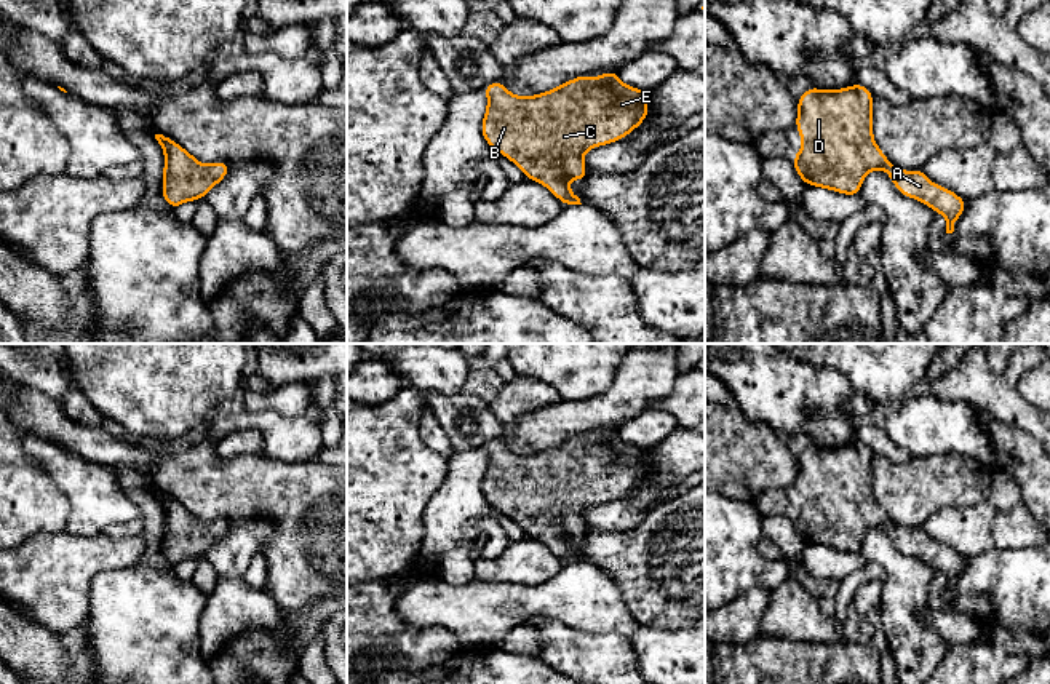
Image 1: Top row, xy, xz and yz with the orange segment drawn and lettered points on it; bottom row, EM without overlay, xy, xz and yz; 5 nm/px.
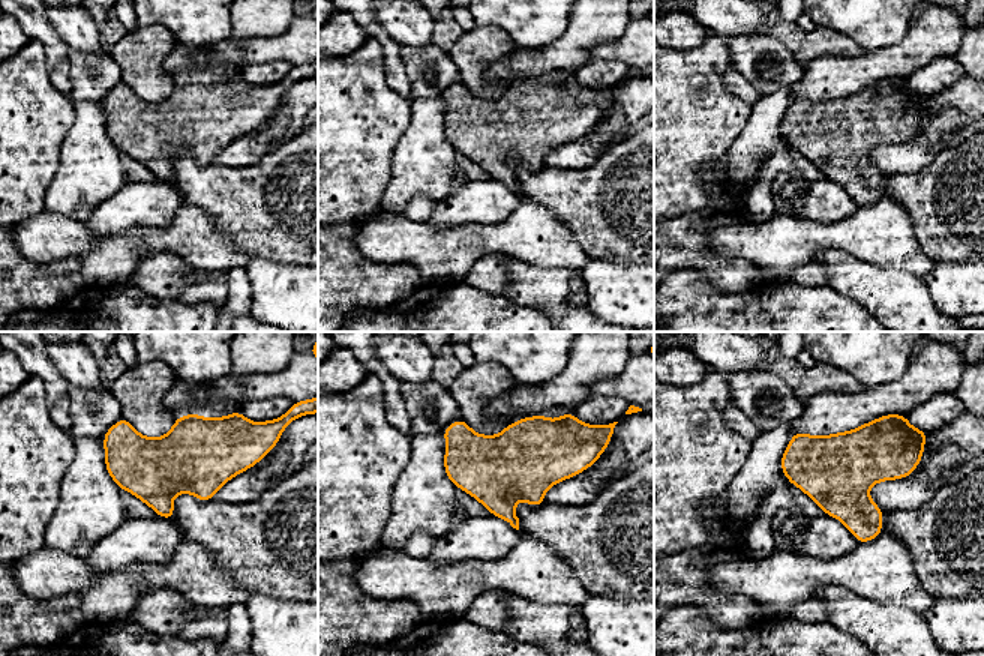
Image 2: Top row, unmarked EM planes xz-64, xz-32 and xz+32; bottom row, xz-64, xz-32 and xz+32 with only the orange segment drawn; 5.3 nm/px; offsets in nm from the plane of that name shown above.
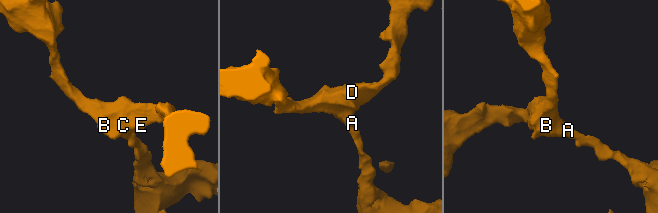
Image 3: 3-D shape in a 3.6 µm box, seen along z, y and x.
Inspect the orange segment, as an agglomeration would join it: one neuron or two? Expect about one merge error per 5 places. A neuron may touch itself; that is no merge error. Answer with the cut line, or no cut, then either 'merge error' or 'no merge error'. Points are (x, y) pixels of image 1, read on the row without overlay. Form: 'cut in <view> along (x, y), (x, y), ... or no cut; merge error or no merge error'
no cut; no merge error

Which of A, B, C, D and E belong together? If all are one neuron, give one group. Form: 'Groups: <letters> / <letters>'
Groups: A B C D E

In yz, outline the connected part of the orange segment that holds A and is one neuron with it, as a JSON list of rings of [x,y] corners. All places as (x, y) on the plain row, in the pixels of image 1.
[[[863,443],[842,447],[810,444],[797,457],[797,486],[802,505],[793,515],[794,529],[805,543],[857,555],[866,532],[884,527],[895,547],[946,575],[946,591],[965,567],[967,558],[933,542],[924,527],[895,526],[873,495],[873,455]]]

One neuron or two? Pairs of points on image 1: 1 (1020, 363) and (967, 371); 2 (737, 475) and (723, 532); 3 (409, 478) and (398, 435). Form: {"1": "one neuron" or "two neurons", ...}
{"1": "one neuron", "2": "two neurons", "3": "one neuron"}

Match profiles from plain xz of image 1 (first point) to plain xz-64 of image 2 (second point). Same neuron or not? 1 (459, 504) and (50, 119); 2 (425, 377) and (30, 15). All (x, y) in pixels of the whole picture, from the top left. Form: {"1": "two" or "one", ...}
{"1": "two", "2": "two"}

